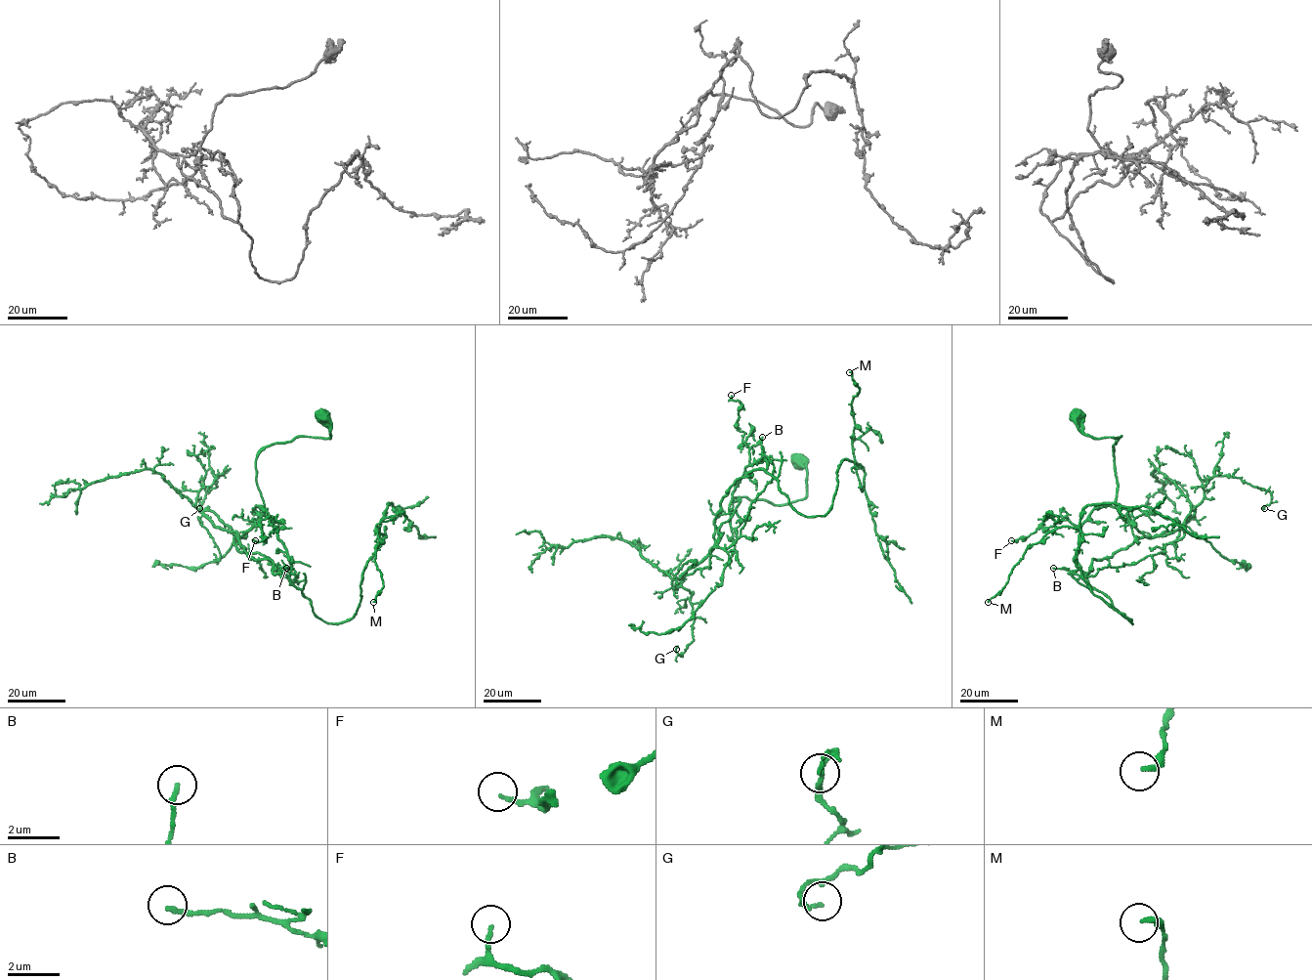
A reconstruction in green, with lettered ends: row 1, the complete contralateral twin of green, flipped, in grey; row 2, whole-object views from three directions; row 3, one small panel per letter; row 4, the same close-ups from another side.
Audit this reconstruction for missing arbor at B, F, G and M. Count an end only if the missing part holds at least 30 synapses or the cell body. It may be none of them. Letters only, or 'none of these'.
none of these

